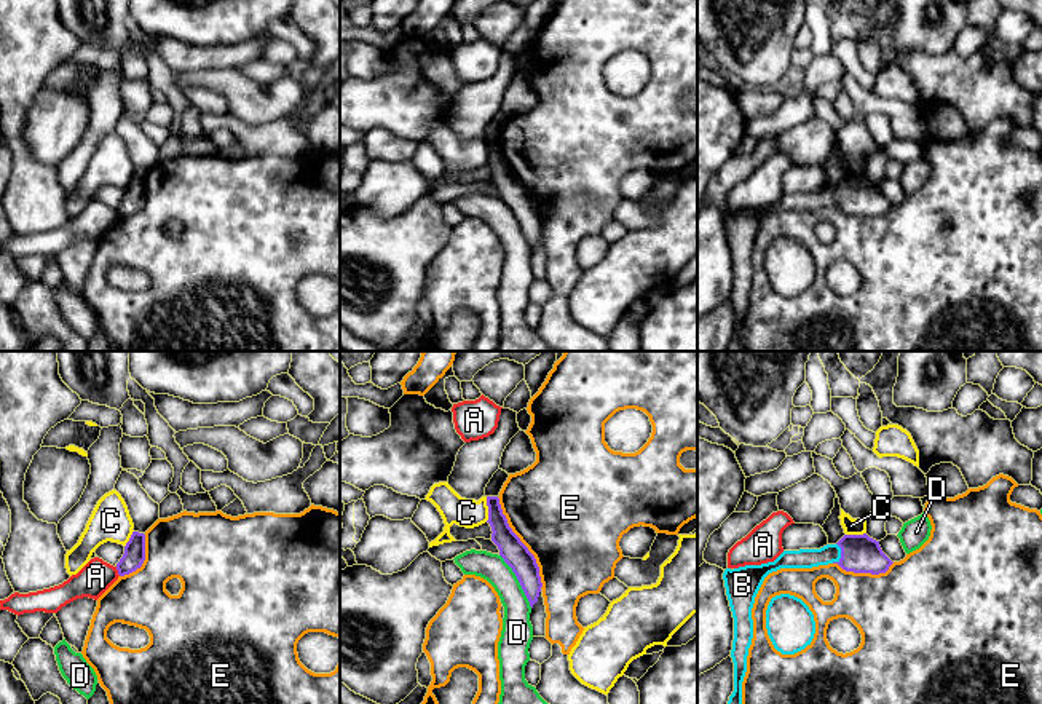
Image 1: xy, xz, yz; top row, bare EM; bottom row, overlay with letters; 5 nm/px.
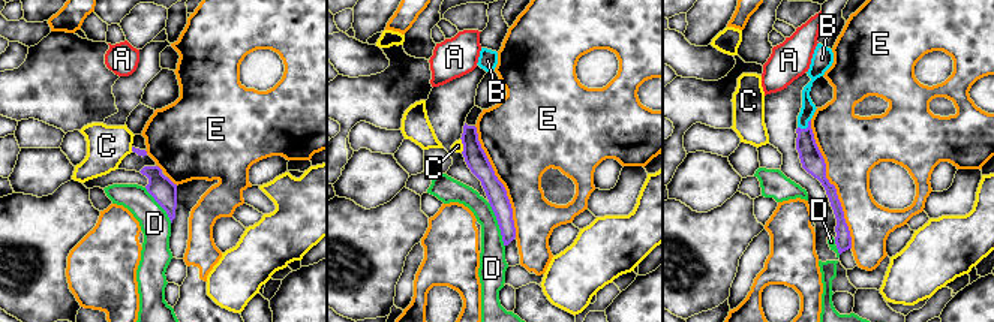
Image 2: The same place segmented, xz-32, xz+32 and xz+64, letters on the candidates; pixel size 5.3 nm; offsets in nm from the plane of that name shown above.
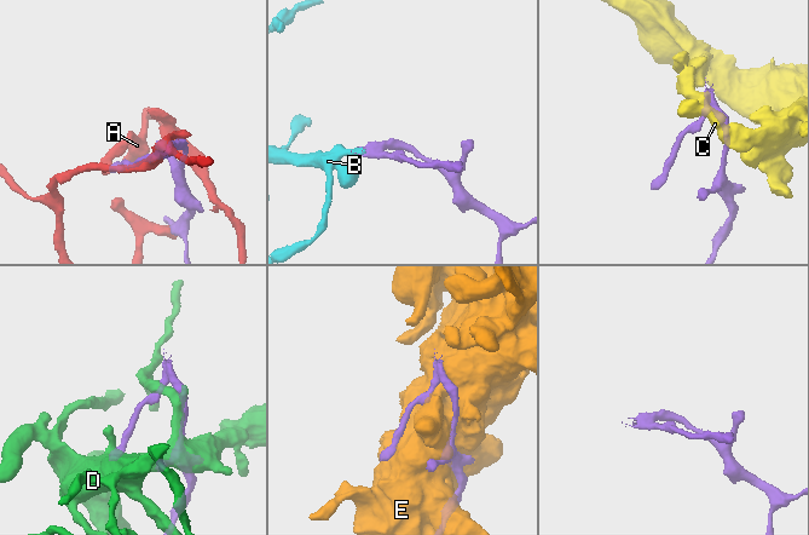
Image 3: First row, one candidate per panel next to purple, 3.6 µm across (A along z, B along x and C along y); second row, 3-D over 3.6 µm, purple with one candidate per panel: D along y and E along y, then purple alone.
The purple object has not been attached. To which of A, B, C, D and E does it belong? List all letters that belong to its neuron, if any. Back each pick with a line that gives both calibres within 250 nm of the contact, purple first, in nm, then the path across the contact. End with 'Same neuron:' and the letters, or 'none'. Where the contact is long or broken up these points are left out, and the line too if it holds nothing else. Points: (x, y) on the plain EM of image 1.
B: 190/100 nm | across yz (859, 195), (841, 197), (832, 195)
Same neuron: B

